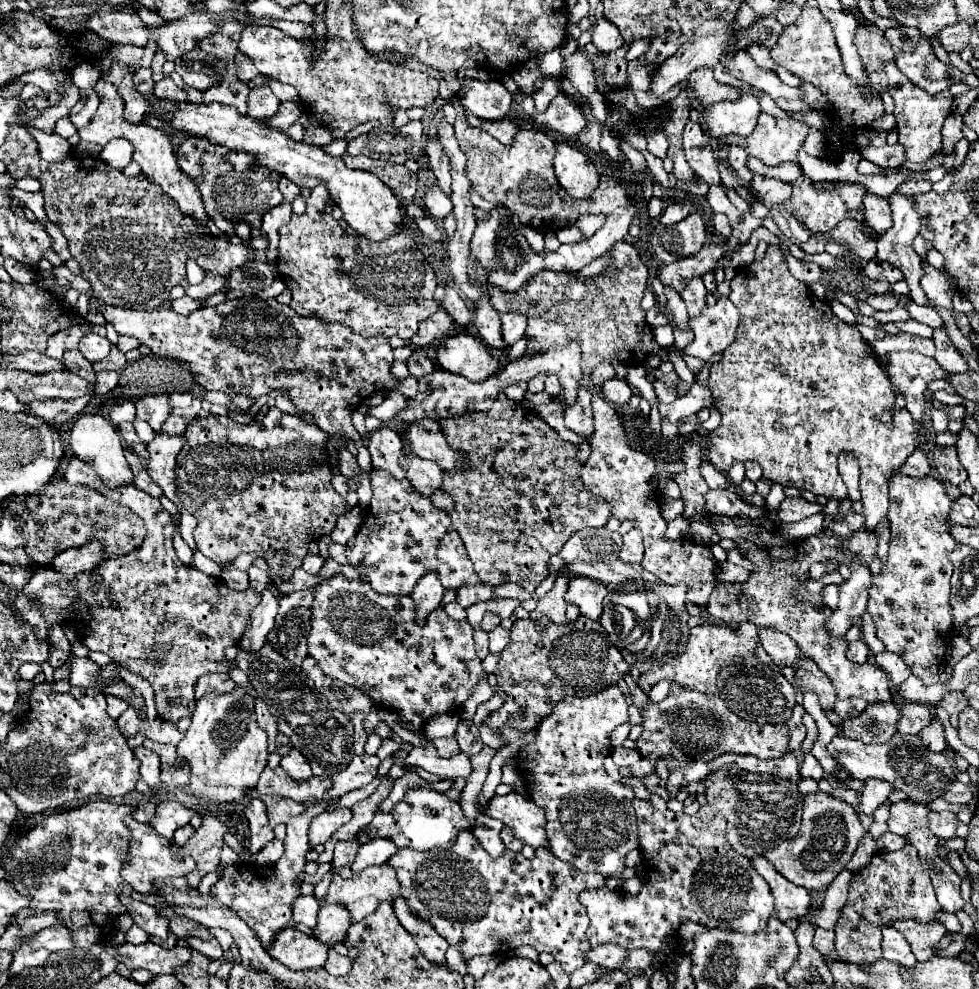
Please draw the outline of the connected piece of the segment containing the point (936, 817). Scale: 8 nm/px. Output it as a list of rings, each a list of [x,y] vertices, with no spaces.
[[[929,812],[929,828],[941,840],[949,840],[955,836],[957,823],[957,816],[953,812]]]

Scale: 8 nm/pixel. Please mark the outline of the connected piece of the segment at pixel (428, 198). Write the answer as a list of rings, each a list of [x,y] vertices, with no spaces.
[[[429,178],[425,184],[425,210],[433,220],[443,220],[453,210],[451,198],[439,192],[435,178]]]

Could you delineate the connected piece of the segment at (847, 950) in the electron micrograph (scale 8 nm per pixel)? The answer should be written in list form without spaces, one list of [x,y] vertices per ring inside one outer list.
[[[907,844],[905,848],[897,852],[877,852],[863,870],[853,874],[849,882],[849,898],[847,898],[847,904],[841,908],[841,916],[837,918],[837,926],[835,926],[835,934],[837,934],[835,950],[839,958],[843,958],[845,962],[875,962],[881,956],[879,926],[883,922],[893,924],[899,918],[915,918],[917,922],[933,922],[937,912],[939,912],[939,902],[935,902],[935,892],[929,878],[929,866],[925,862],[919,862],[915,848]]]

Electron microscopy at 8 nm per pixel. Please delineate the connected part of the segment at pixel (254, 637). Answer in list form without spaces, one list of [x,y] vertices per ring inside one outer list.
[[[273,586],[273,590],[265,590],[259,608],[251,610],[249,624],[247,624],[245,632],[243,632],[243,638],[237,644],[241,650],[247,650],[247,652],[253,654],[253,652],[259,652],[263,648],[267,632],[275,624],[275,614],[279,610],[279,602],[275,598],[275,590],[277,590],[275,586]]]

